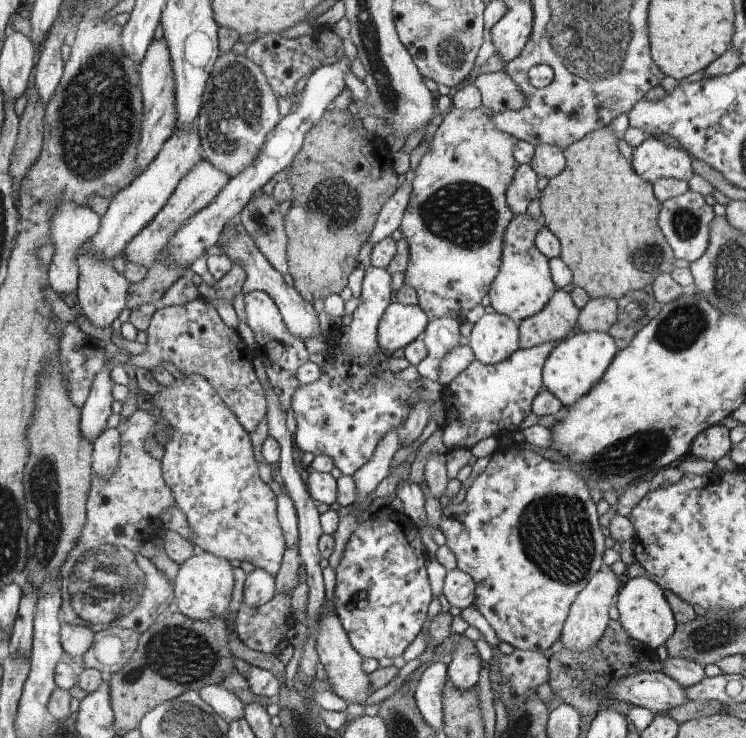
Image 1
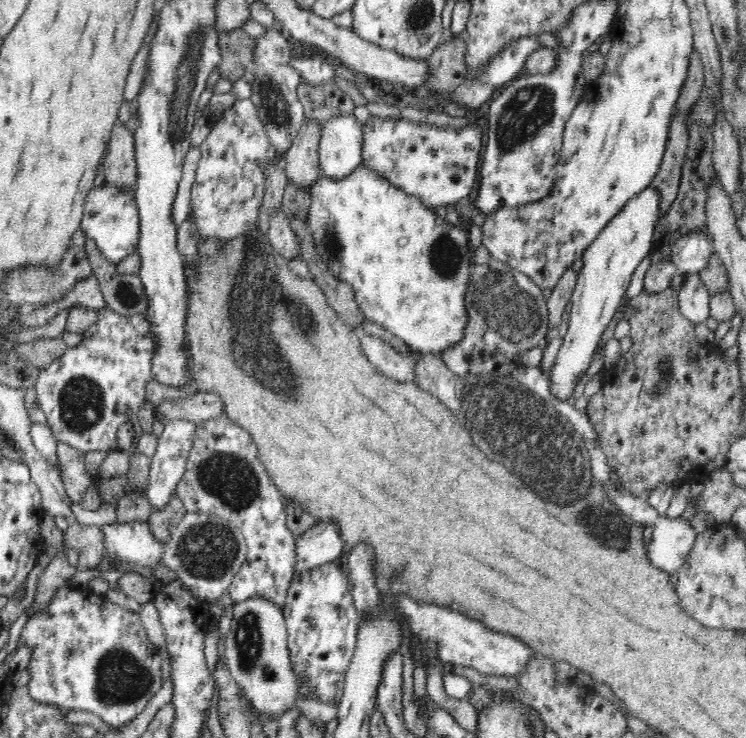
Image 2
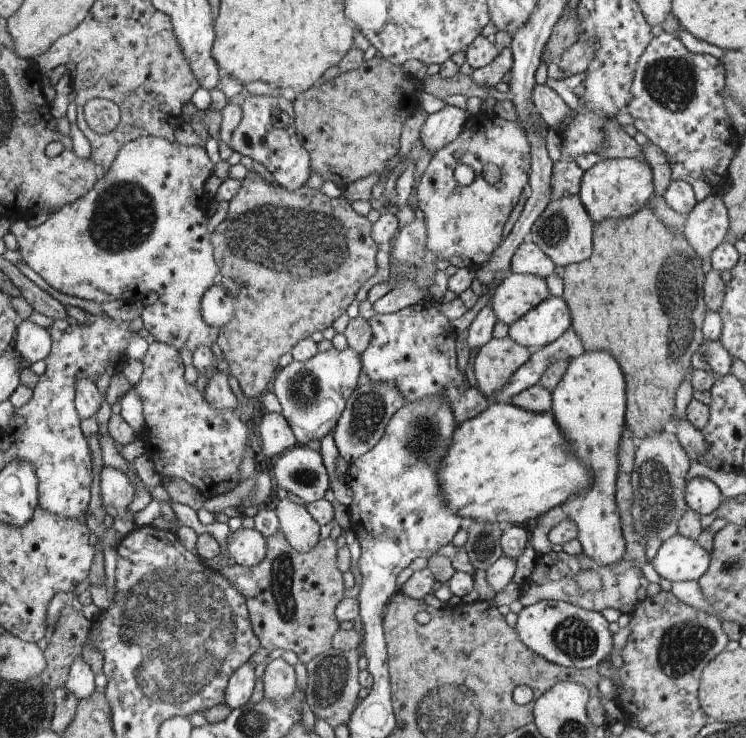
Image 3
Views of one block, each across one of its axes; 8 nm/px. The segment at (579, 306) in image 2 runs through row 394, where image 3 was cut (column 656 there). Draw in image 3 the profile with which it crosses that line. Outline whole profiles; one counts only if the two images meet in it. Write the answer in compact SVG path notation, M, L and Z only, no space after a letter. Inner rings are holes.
M676 533L663 541L651 563L660 577L673 583L697 581L710 561L711 554L697 540Z

